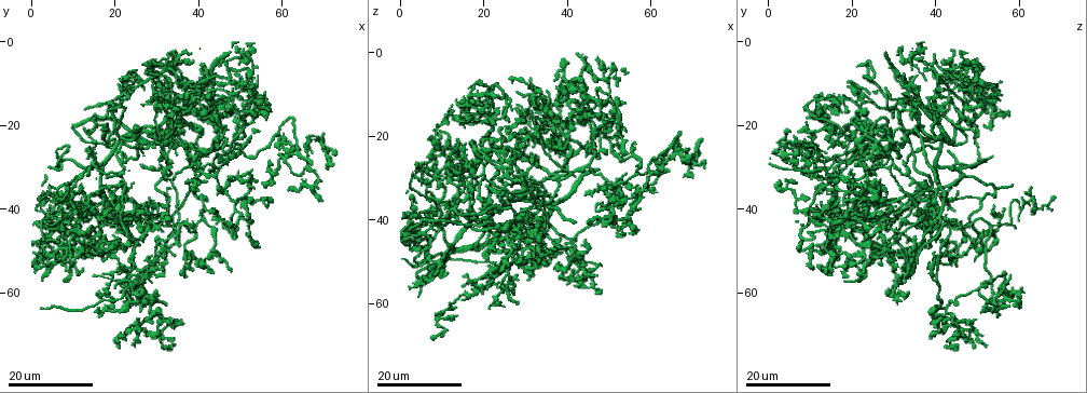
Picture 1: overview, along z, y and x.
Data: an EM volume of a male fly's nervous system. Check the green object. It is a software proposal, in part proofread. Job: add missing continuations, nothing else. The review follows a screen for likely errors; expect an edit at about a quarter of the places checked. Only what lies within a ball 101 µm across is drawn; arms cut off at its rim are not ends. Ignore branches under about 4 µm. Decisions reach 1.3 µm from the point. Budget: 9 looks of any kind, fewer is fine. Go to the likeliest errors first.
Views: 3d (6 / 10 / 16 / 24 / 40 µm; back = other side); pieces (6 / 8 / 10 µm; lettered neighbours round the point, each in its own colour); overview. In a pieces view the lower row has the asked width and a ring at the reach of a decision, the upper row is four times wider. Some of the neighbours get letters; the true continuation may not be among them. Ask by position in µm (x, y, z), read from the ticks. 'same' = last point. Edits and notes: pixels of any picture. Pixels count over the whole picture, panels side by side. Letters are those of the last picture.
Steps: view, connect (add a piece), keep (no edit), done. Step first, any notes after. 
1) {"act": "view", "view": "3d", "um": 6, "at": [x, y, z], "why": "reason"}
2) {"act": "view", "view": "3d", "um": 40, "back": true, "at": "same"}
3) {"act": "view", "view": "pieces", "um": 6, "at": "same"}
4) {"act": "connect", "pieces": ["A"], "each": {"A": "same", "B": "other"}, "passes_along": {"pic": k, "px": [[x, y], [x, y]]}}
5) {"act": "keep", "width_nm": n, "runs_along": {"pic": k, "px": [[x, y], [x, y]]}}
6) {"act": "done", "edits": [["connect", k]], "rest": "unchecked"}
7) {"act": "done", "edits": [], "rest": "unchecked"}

{"act": "view", "view": "3d", "um": 24, "at": [20.5, 59.0, 30.0]}

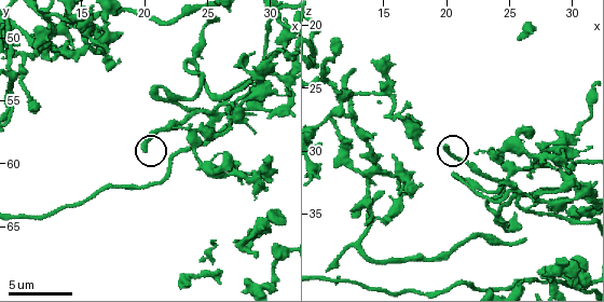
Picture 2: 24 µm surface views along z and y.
{"act": "view", "view": "pieces", "um": 6, "at": [20.0, 58.8, 29.6], "why": "see the neighbours"}

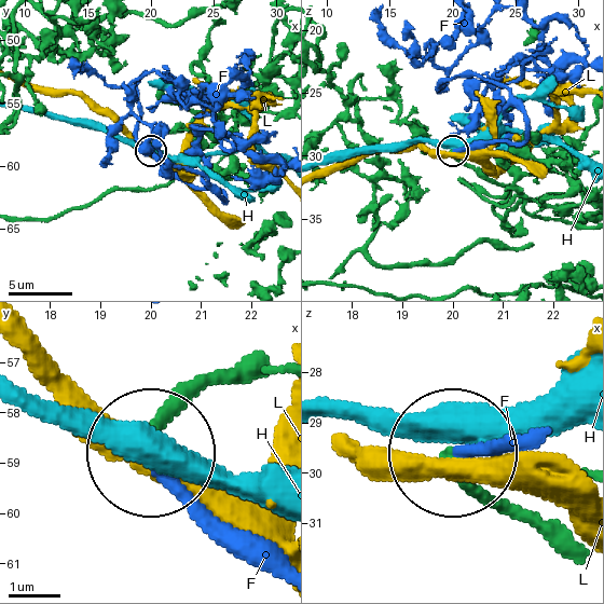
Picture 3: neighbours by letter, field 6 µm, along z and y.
{"act": "connect", "pieces": ["F"], "each": {"F": "same", "H": "other", "L": "other"}, "passes_along": {"pic": 3, "px": [[509, 511], [457, 455], [522, 447]]}, "found": "the neuron continues"}

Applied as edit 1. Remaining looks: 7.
{"act": "view", "view": "overview"}

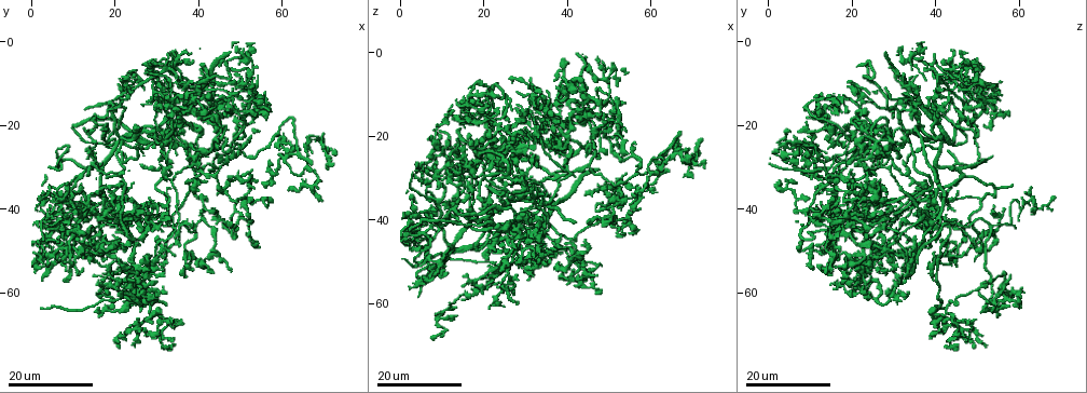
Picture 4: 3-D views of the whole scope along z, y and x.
{"act": "view", "view": "3d", "um": 16, "at": [23.0, 28.0, 50.5], "why": "free end"}

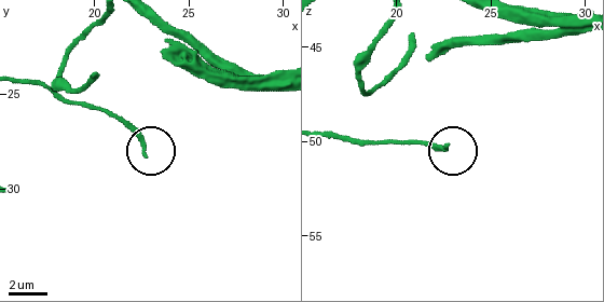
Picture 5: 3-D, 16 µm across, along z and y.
{"act": "view", "view": "pieces", "um": 10, "at": [22.6, 28.2, 50.2], "why": "see the neighbours"}

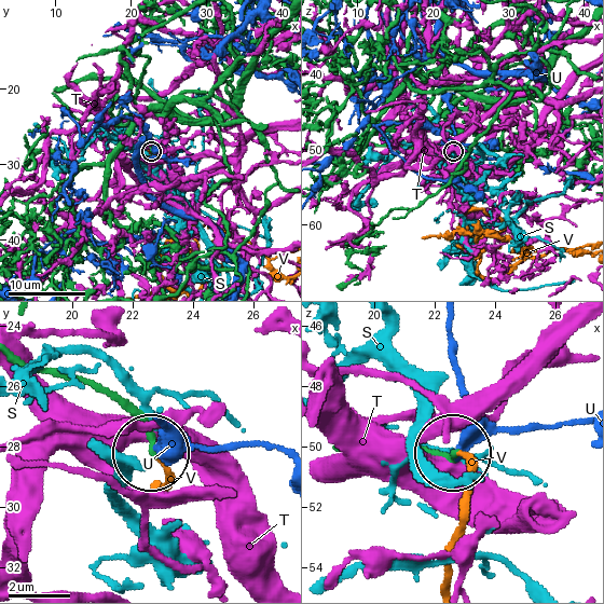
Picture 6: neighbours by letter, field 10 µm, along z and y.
{"act": "connect", "pieces": ["V"], "each": {"S": "other", "T": "other", "U": "other", "V": "same"}, "found": "it goes on there"}

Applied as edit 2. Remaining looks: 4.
{"act": "view", "view": "3d", "um": 16, "at": [47.5, 11.5, 51.0], "why": "free end"}

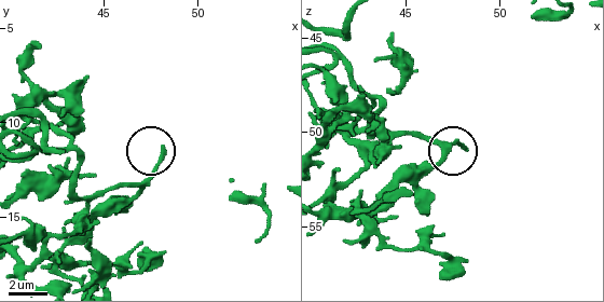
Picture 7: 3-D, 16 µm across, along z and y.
{"act": "view", "view": "pieces", "um": 8, "at": [48.2, 11.4, 50.8]}

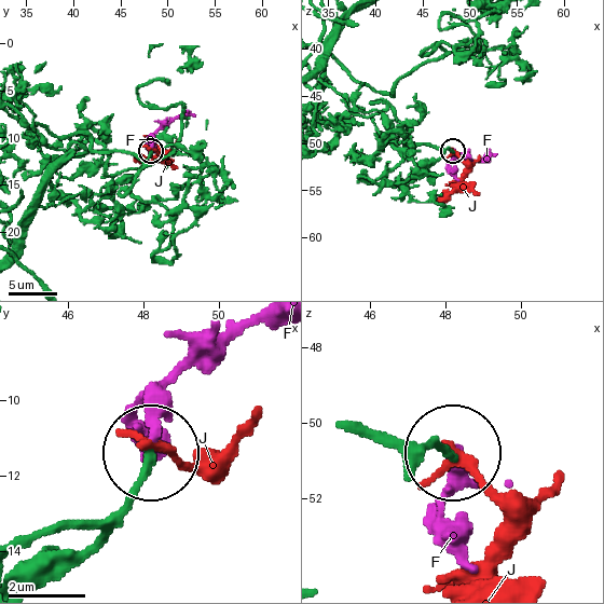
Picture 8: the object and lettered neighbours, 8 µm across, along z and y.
{"act": "connect", "pieces": ["F"], "each": {"F": "same", "J": "other"}, "found": "it goes on there"}

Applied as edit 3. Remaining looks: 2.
{"act": "done", "edits": [["connect", 3], ["connect", 6], ["connect", 8]], "rest": "unchecked"}

